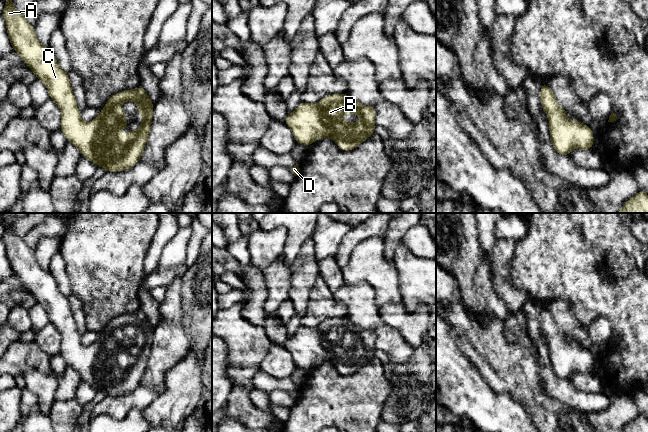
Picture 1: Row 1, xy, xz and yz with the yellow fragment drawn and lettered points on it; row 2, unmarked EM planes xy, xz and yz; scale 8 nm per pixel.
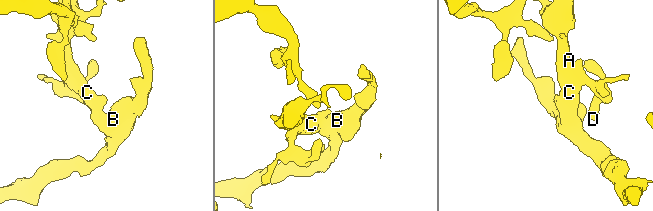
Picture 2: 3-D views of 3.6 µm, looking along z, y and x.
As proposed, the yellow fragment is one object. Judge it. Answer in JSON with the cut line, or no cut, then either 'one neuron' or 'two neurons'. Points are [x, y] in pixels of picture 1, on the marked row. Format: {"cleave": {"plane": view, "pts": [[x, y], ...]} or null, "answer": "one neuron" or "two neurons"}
{"cleave": null, "answer": "one neuron"}

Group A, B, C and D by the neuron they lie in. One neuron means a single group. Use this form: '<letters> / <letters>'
A B C D

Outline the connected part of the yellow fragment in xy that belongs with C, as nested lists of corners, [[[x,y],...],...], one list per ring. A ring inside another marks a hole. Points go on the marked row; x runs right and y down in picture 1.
[[[6,0],[1,15],[5,19],[7,34],[13,50],[20,55],[21,60],[32,70],[37,80],[46,86],[50,99],[60,108],[60,131],[64,134],[67,141],[77,147],[83,158],[88,159],[108,172],[119,173],[136,165],[145,149],[153,119],[154,104],[145,89],[139,86],[135,89],[117,92],[106,101],[105,107],[100,110],[100,114],[95,119],[91,122],[84,122],[81,119],[81,111],[77,107],[77,101],[67,72],[60,68],[51,49],[44,47],[40,43],[36,36],[35,28],[29,24],[24,14],[15,8],[12,0]],[[127,101],[136,103],[136,108],[140,110],[142,123],[137,131],[130,130],[122,138],[120,131],[122,128],[128,128],[129,123],[125,121],[125,118],[129,115],[121,109],[121,105]]]

